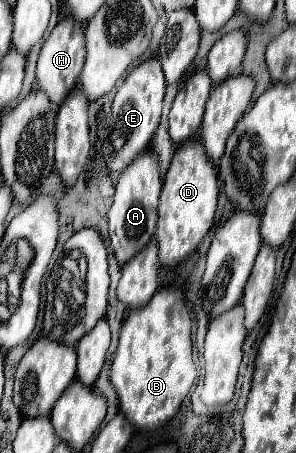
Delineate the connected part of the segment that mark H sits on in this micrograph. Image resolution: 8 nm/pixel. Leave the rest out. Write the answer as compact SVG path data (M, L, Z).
M72 16L62 18L54 26L54 30L50 32L48 40L42 46L40 58L38 58L38 70L36 70L36 82L38 82L40 90L44 90L48 94L52 104L58 106L64 100L64 96L68 96L68 92L76 86L76 80L84 66L84 56L86 56L86 44L84 44L82 24L78 20L74 20Z

